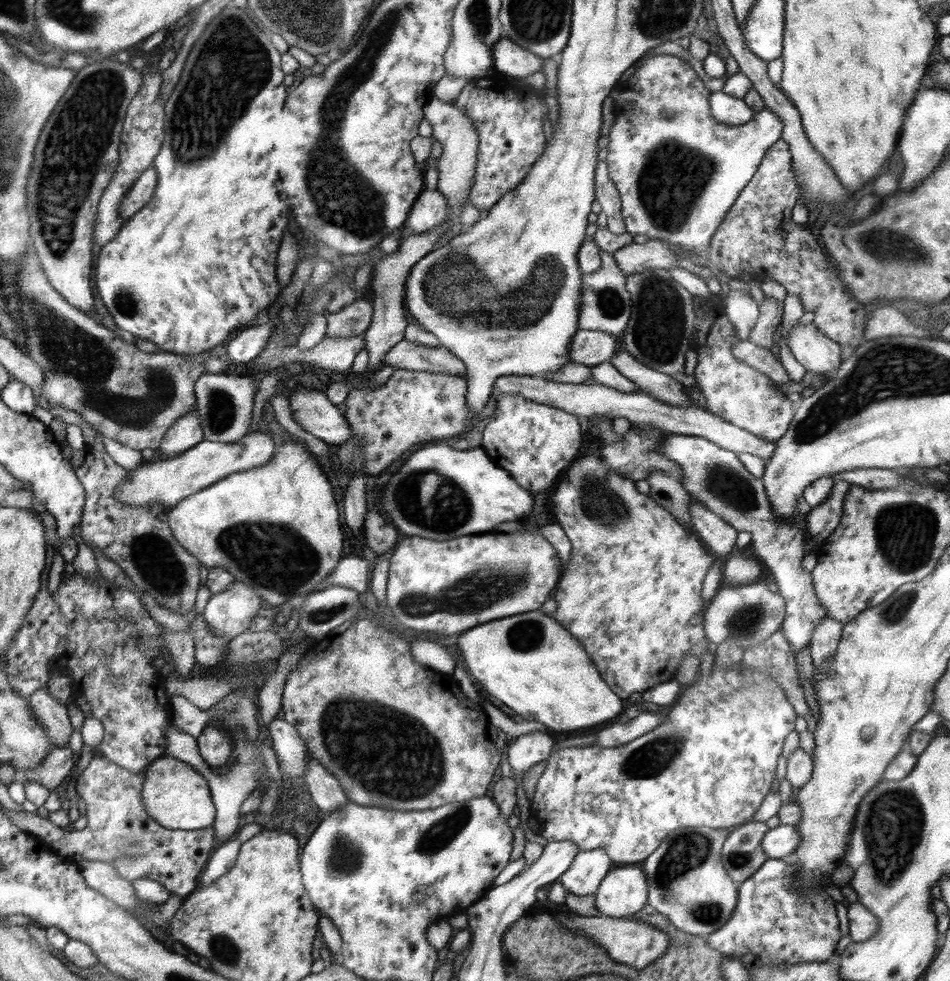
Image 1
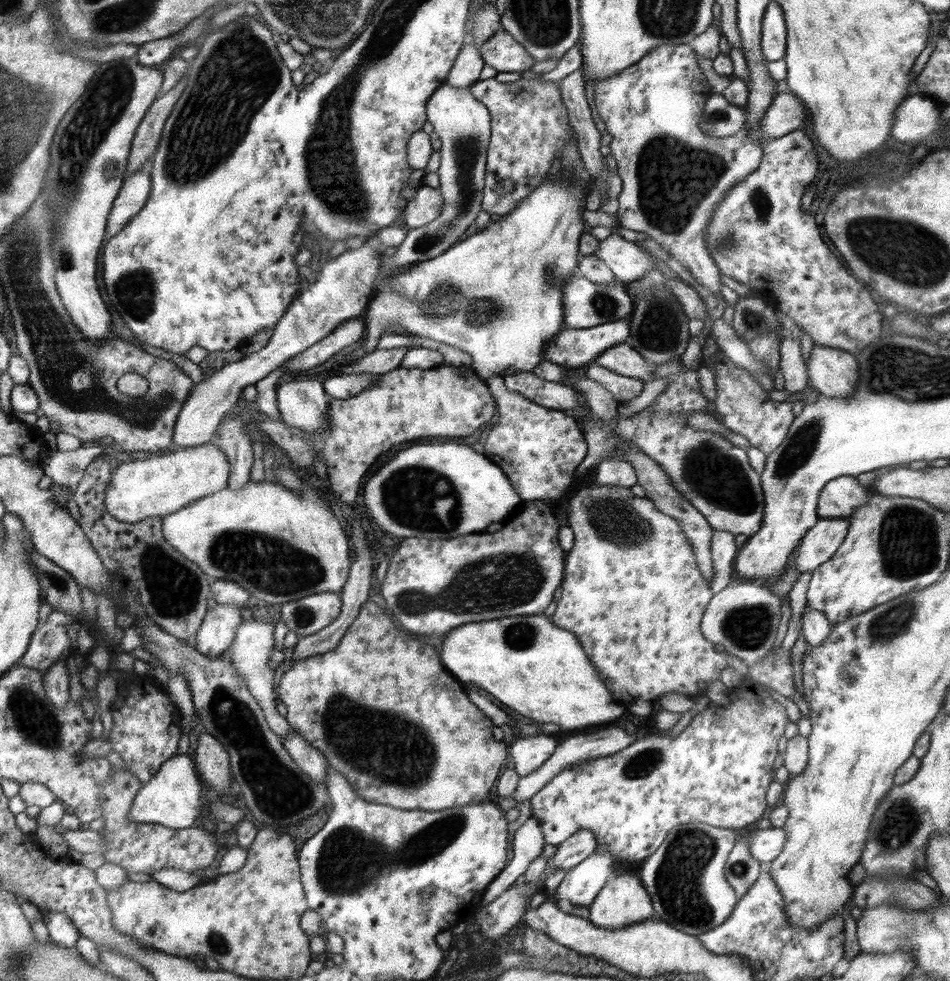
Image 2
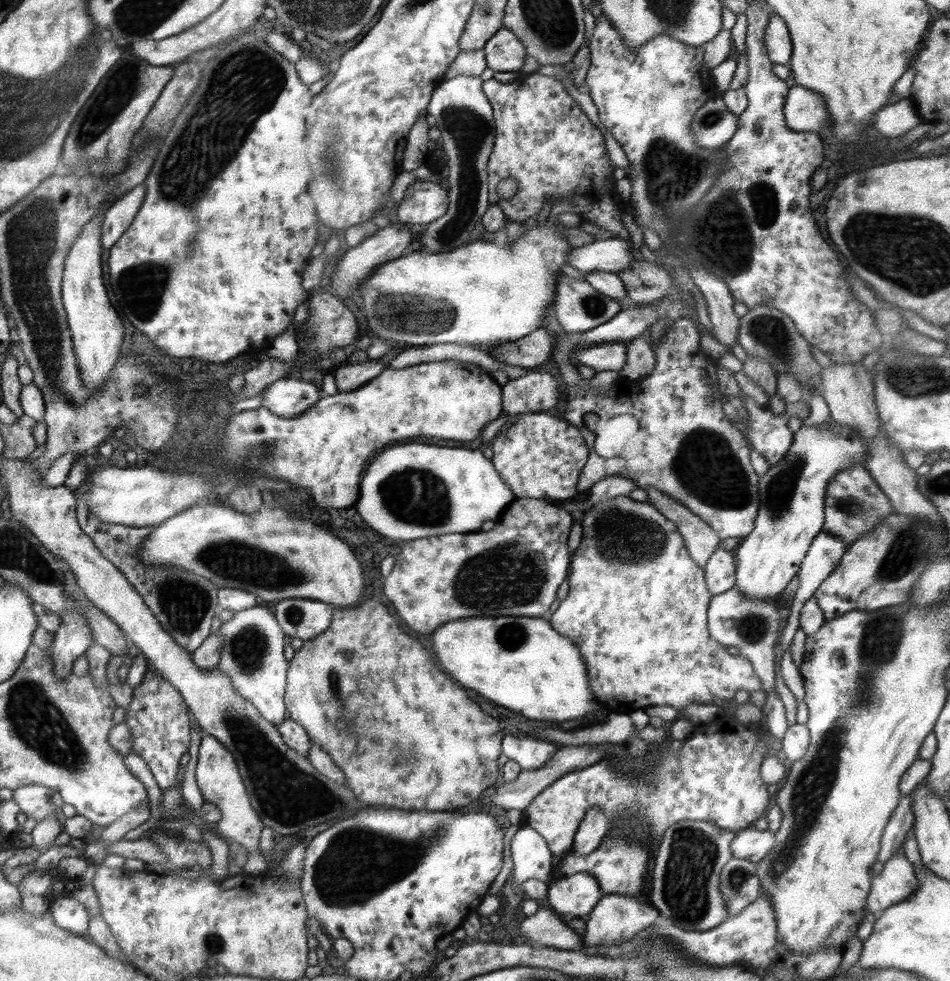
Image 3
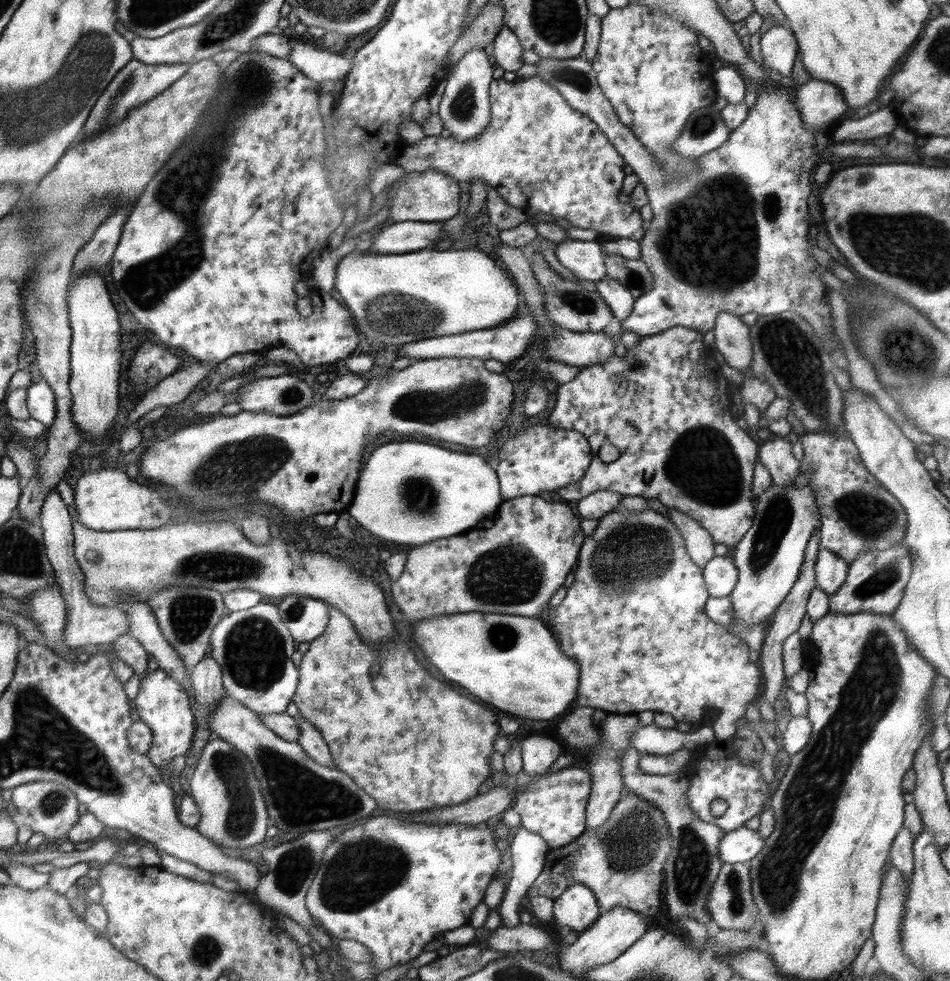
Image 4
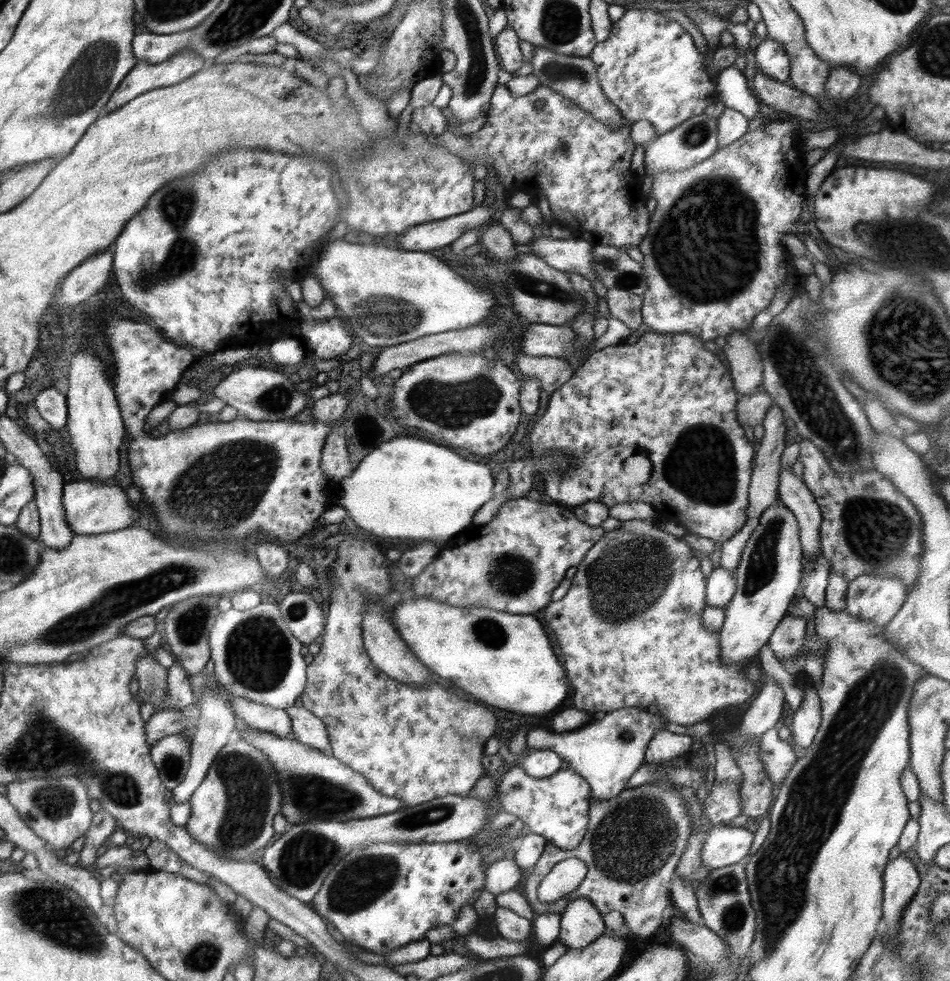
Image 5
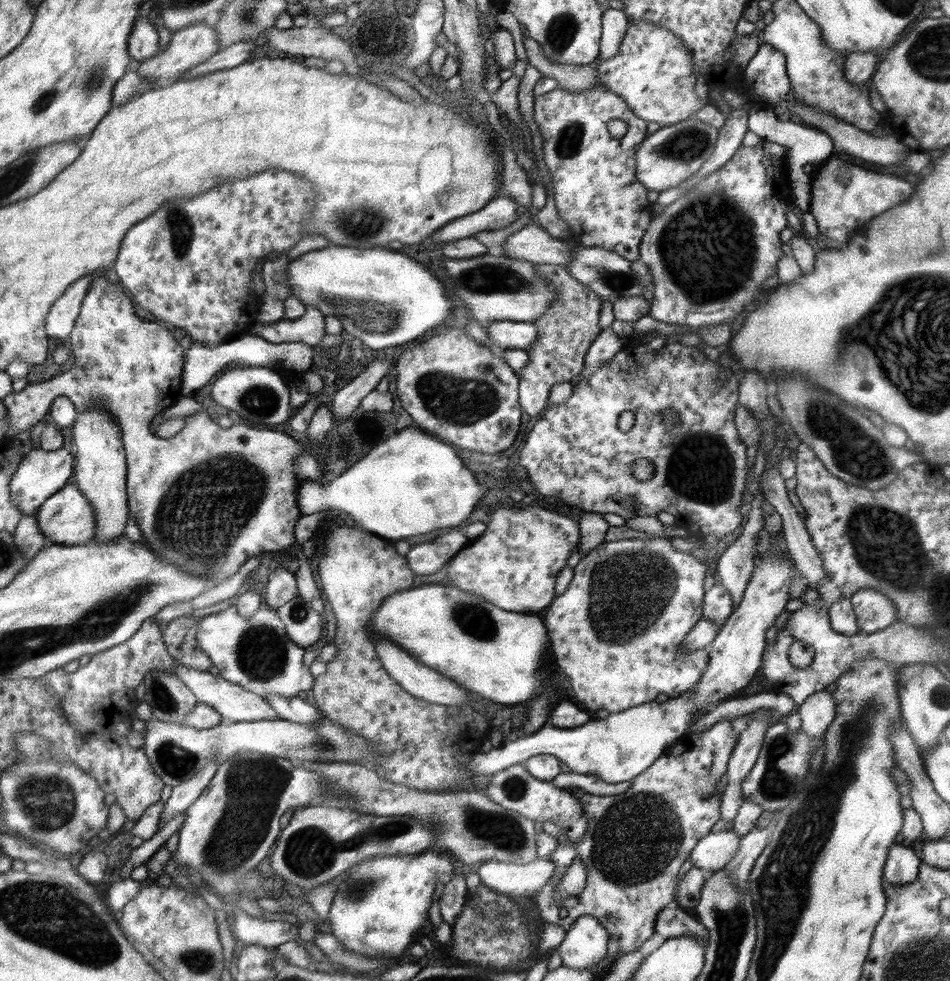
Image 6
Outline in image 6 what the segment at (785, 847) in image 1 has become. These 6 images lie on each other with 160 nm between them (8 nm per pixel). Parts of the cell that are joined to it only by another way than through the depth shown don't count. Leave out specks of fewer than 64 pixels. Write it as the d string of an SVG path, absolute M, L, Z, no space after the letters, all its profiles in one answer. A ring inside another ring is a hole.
M732 829L711 832L698 841L689 860L704 872L723 870L739 851L741 838Z

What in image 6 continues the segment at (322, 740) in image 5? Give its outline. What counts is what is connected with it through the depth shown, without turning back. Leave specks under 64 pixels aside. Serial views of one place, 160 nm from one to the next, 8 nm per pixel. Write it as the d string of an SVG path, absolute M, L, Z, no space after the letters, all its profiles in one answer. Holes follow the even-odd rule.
M272 693L265 699L277 712L280 719L298 724L308 724L308 726L314 726L316 721L318 721L318 726L320 726L319 720L323 719L322 714L319 714L313 705L307 703L303 695L284 698Z

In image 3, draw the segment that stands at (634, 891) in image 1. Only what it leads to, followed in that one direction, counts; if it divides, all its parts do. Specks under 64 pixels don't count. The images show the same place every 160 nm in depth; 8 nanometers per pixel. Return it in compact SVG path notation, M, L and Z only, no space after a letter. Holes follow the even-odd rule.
M604 894L586 917L583 946L592 949L593 946L601 946L601 944L622 944L637 936L641 931L653 927L654 920L658 916L658 909L646 899L623 894Z

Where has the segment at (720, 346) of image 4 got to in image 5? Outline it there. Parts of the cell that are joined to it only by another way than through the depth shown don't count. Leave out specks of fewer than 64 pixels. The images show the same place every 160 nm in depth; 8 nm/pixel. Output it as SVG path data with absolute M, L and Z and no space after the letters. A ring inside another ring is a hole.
M733 330L720 348L729 361L734 391L743 395L758 393L763 362L756 343L750 341L744 330Z

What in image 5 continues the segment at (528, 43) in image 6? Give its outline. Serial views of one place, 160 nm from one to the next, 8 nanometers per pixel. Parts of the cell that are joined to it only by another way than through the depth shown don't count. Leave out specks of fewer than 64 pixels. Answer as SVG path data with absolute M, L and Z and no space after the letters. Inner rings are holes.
M535 47L534 56L531 57L530 61L533 66L532 74L538 78L540 84L568 97L574 104L578 105L578 108L588 111L604 126L606 122L614 122L616 126L610 130L616 131L620 128L624 118L619 108L612 104L602 92L598 82L596 65L590 57L565 56L548 51L546 48Z

